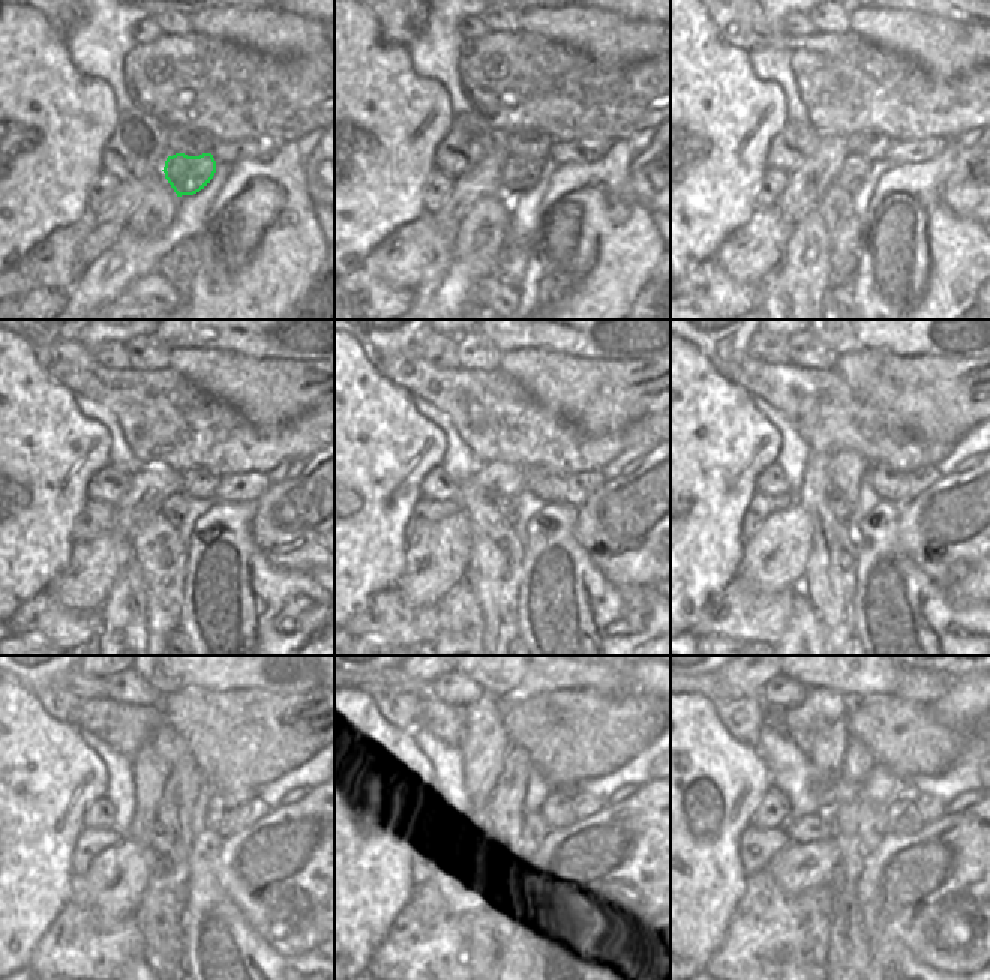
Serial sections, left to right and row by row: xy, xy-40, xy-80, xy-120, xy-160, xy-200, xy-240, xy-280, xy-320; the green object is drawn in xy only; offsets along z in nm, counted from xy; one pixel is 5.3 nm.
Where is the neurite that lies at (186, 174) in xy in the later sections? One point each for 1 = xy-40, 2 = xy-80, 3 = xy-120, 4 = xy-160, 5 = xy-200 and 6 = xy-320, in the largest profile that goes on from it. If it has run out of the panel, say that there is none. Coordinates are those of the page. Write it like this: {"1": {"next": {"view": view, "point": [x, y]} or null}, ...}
{"1": {"next": {"view": "xy-40", "point": [519, 174]}}, "2": {"next": {"view": "xy-80", "point": [854, 170]}}, "3": {"next": {"view": "xy-120", "point": [174, 506]}}, "4": {"next": {"view": "xy-160", "point": [504, 505]}}, "5": {"next": {"view": "xy-200", "point": [839, 505]}}, "6": {"next": {"view": "xy-320", "point": [815, 827]}}}

